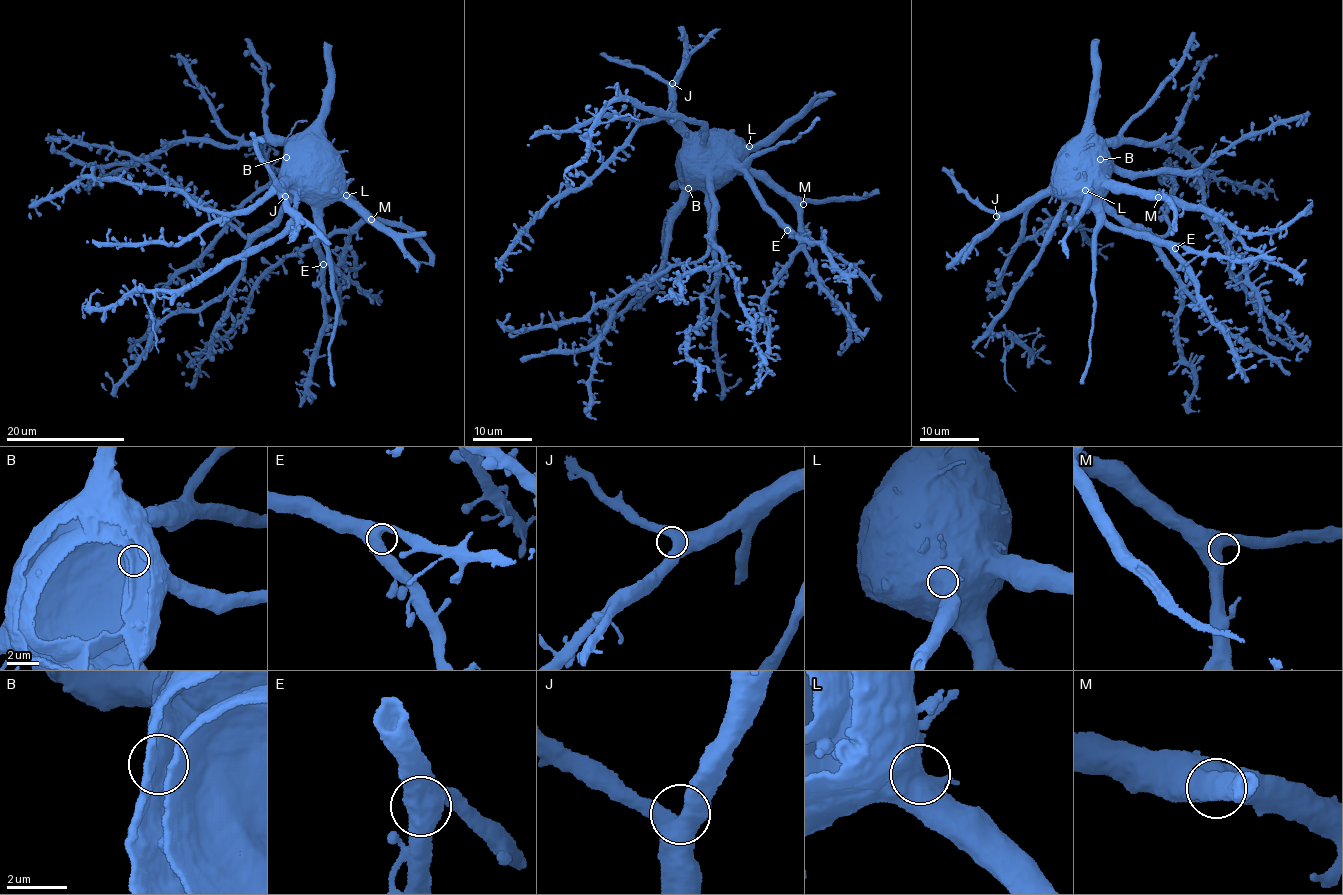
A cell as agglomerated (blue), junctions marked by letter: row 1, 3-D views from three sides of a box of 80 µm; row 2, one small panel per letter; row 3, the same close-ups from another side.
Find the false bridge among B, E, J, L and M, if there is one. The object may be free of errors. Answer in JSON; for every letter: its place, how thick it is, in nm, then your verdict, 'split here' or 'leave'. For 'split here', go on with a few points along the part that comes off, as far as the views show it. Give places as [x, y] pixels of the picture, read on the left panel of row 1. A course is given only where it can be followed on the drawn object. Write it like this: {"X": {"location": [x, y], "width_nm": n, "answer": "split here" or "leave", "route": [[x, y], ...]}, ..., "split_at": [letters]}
{"B": {"location": [286, 157], "width_nm": 500, "answer": "split here", "route": [[285, 156], [291, 128], [298, 121], [307, 121]]}, "E": {"location": [323, 264], "width_nm": 480, "answer": "leave"}, "J": {"location": [285, 196], "width_nm": 600, "answer": "leave"}, "L": {"location": [346, 195], "width_nm": 600, "answer": "leave"}, "M": {"location": [371, 219], "width_nm": 600, "answer": "leave"}, "split_at": ["B"]}

